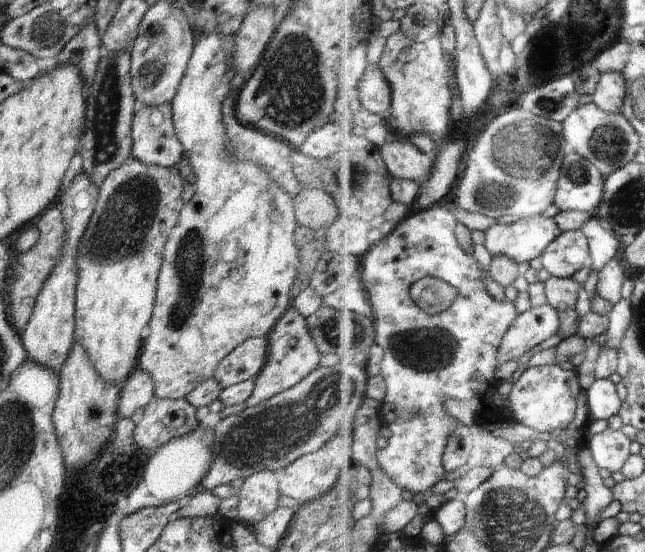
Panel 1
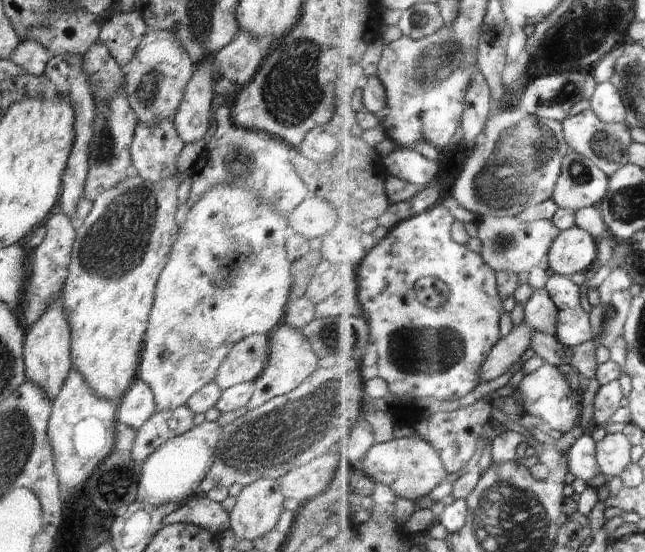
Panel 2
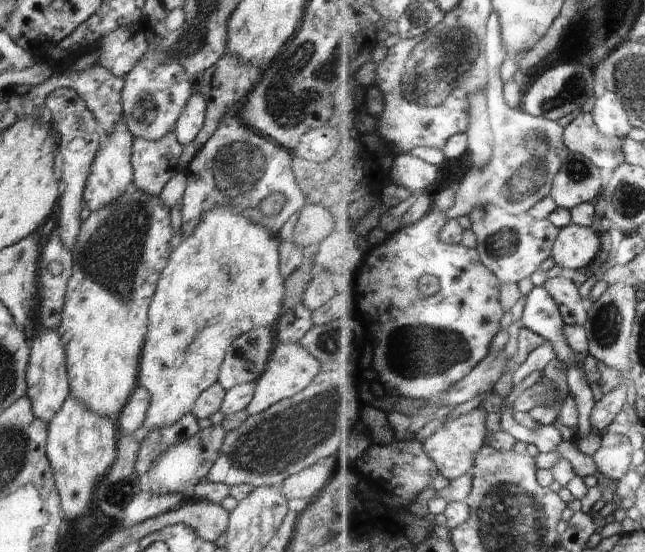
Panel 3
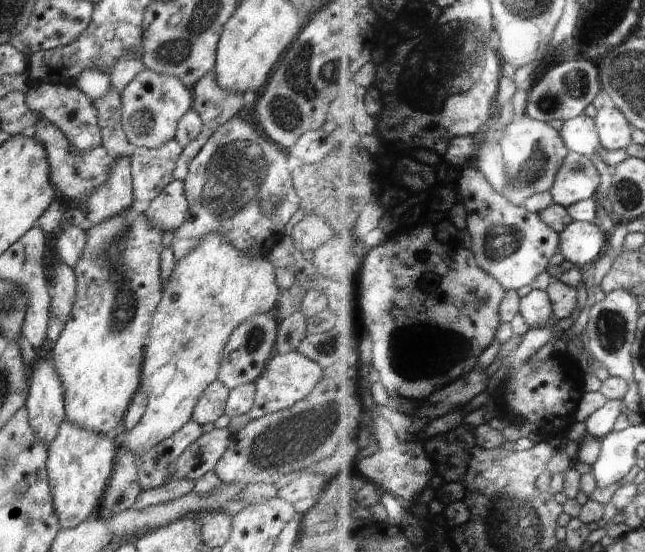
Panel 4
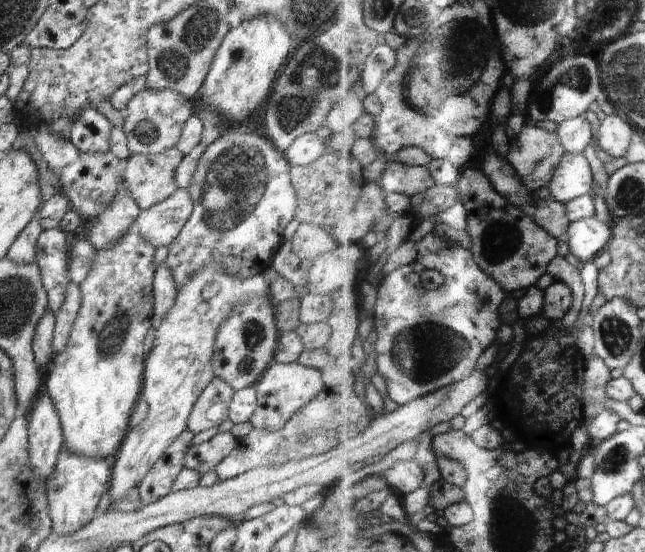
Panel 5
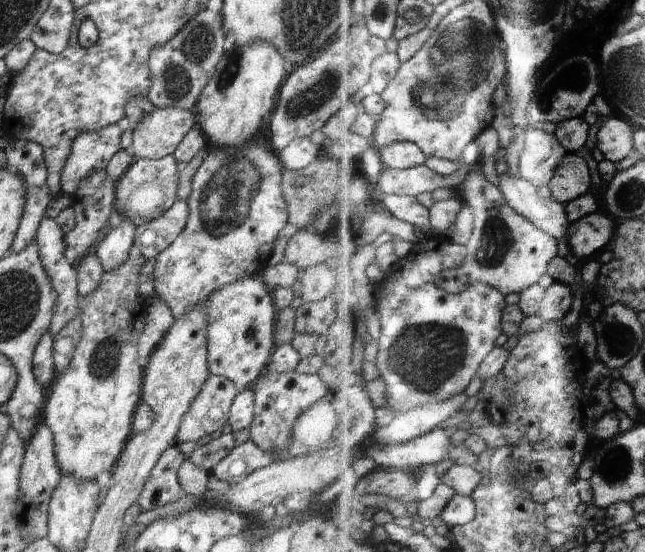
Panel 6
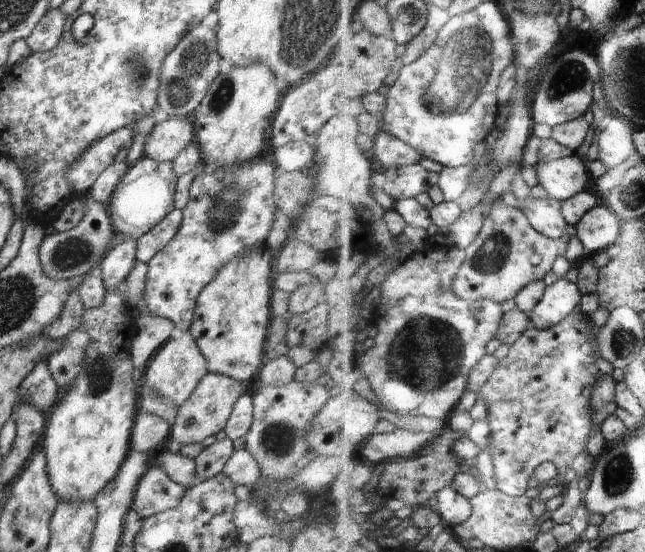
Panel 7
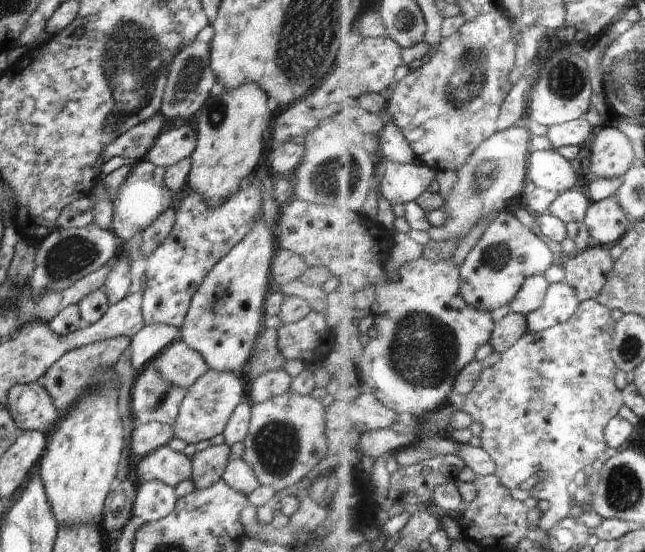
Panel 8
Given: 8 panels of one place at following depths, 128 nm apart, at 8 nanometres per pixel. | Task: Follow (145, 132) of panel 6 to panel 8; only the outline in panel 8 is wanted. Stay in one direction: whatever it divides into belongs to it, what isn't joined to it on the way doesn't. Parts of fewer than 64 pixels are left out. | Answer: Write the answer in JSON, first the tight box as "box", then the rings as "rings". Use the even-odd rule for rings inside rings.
{"box":[146,125,197,169],"rings":[[[190,125],[172,128],[156,137],[146,159],[153,165],[167,169],[188,158],[196,148],[196,141],[197,132]]]}

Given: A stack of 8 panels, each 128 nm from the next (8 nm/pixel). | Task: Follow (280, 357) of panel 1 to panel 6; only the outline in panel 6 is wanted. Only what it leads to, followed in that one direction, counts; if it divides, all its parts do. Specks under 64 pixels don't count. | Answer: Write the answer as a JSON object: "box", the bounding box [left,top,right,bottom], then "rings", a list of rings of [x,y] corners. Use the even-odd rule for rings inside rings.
{"box":[250,371,329,462],"rings":[[[298,371],[289,373],[264,373],[251,387],[254,393],[253,421],[250,427],[250,441],[260,450],[271,453],[276,462],[292,459],[289,446],[293,437],[293,424],[299,414],[309,409],[328,394],[329,388],[316,375],[305,375]]]}

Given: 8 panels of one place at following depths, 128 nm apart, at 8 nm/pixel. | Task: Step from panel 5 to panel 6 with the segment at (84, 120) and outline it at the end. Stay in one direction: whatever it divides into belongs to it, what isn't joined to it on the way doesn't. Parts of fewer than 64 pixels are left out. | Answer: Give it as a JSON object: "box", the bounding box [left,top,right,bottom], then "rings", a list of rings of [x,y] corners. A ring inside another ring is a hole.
{"box":[61,124,124,196],"rings":[[[124,124],[105,126],[79,135],[71,146],[70,156],[61,172],[62,193],[70,196],[79,189],[81,180],[107,167],[120,148]]]}

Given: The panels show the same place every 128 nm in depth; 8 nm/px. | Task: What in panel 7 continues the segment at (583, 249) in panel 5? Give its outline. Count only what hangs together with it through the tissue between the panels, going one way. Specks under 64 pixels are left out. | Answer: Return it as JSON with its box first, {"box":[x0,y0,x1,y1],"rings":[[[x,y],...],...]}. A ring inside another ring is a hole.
{"box":[577,205,622,256],"rings":[[[598,205],[579,222],[577,236],[582,240],[587,256],[604,252],[616,244],[622,232],[618,218],[608,206]]]}

